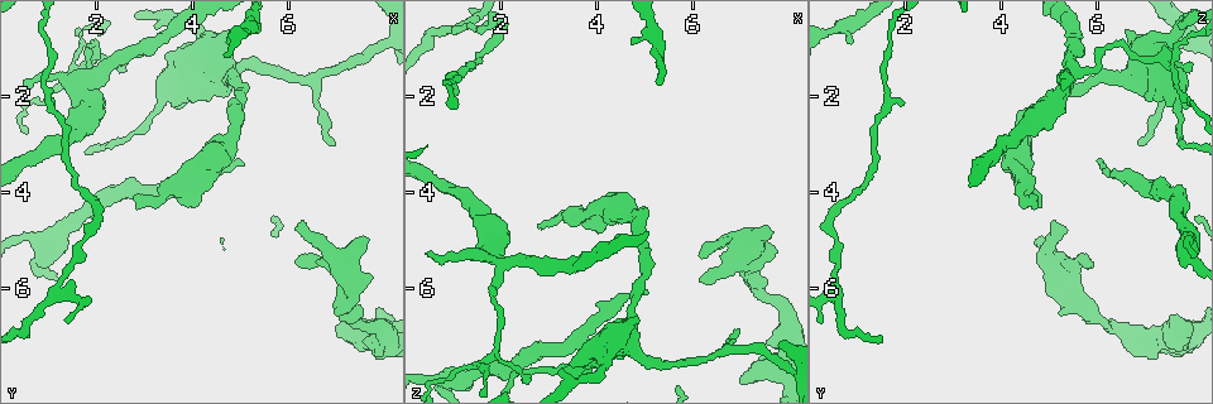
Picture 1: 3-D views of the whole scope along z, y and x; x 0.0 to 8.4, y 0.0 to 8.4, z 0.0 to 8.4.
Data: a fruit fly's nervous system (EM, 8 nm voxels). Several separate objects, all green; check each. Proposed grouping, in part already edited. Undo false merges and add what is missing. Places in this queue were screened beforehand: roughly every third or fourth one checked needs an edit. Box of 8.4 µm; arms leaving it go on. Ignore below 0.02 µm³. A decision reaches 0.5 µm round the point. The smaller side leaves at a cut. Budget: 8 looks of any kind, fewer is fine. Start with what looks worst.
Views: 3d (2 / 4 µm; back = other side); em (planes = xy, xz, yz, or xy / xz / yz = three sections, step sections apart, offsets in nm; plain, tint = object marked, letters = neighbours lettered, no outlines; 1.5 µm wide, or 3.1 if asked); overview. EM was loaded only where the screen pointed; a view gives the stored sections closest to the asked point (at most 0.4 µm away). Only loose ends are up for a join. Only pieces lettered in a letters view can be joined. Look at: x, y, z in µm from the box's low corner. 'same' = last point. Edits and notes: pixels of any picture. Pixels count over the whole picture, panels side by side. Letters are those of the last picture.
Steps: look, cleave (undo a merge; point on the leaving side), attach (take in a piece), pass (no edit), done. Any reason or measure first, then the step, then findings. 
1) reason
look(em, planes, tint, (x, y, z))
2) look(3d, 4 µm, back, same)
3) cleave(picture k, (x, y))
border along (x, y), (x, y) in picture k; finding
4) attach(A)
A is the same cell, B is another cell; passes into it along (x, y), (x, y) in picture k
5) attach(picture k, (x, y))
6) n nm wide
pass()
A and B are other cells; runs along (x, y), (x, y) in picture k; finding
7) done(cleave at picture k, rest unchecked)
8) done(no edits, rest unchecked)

an open end
look(3d, 2 µm, back, (5.05, 3.45, 6.10))

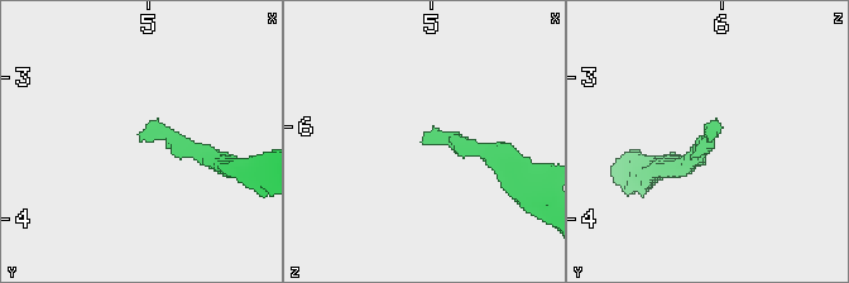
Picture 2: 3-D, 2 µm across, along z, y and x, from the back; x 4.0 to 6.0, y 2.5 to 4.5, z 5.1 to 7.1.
now the EM
look(em, xy, step 8, letters, (5.06, 3.42, 6.06))

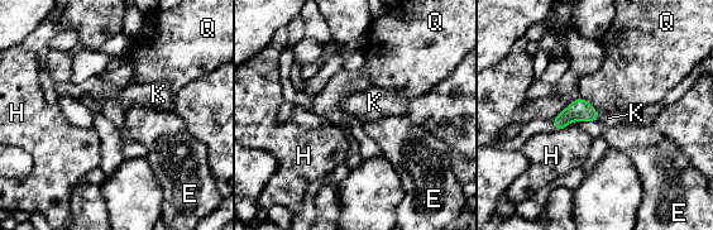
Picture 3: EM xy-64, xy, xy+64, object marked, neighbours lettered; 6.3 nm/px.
attach(K)
K is the same cell, E, H and Q are other cells; the neuron continues

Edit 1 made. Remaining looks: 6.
looks like a crossing
look(3d, 2 µm, (2.00, 1.60, 5.50))

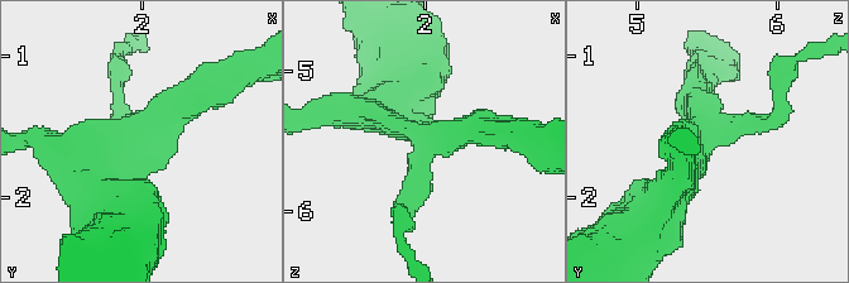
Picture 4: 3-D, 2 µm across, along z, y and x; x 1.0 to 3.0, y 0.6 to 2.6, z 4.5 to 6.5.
4 arms; shape alone is not enough
look(em, xz, step 4, tint, (2.00, 1.56, 5.50))

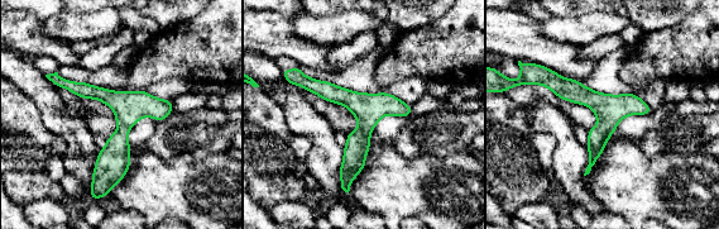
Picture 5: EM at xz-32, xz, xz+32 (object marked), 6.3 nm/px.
cut it another way
look(em, planes, letters, same)

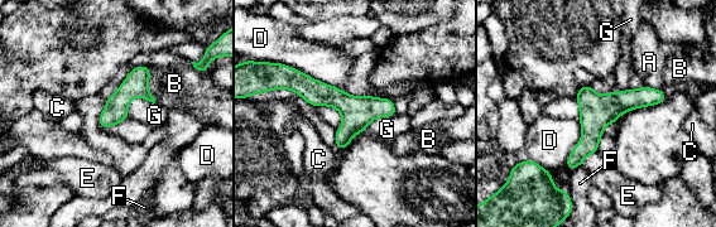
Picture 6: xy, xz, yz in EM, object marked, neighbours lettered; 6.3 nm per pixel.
pass()
A, B, C, D, E, F and G are other cells; one neuron here

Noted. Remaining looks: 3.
free end
look(3d, 4 µm, back, (7.65, 4.90, 4.85))

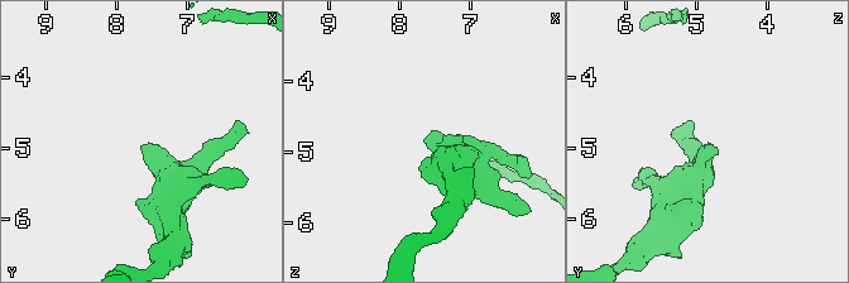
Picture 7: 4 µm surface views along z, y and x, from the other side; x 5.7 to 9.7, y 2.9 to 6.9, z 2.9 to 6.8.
now the EM
look(em, xz, step 4, tint, (7.70, 5.00, 4.85))

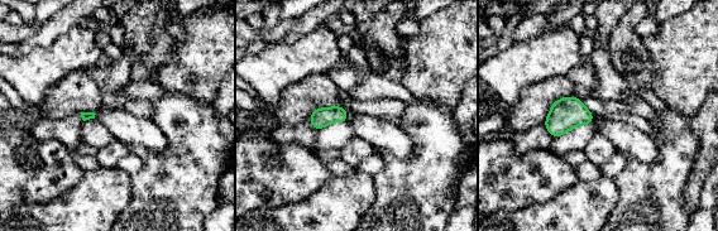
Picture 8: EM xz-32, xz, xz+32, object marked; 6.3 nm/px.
cut it another way
look(em, planes, letters, same)

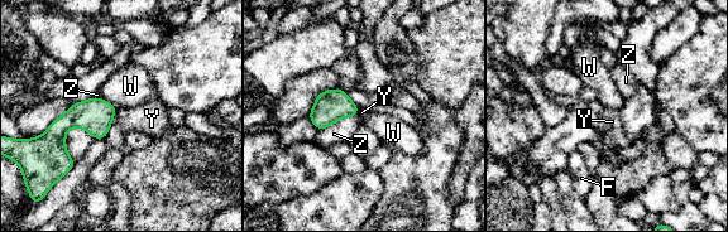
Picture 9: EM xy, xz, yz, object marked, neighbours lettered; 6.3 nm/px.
Z touches over 240 nm
pass()
F, W, Y and Z are other cells; border along (118, 109), (113, 120) in picture 9; none of them fits

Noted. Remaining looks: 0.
done(attach at picture 3, rest unchecked)

